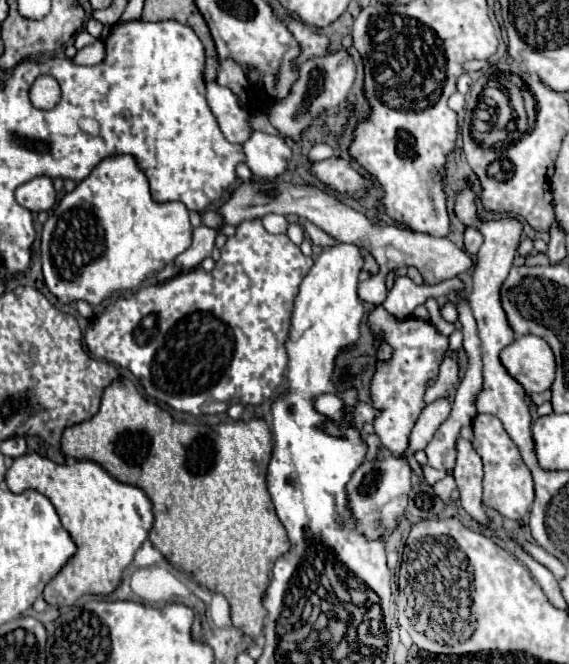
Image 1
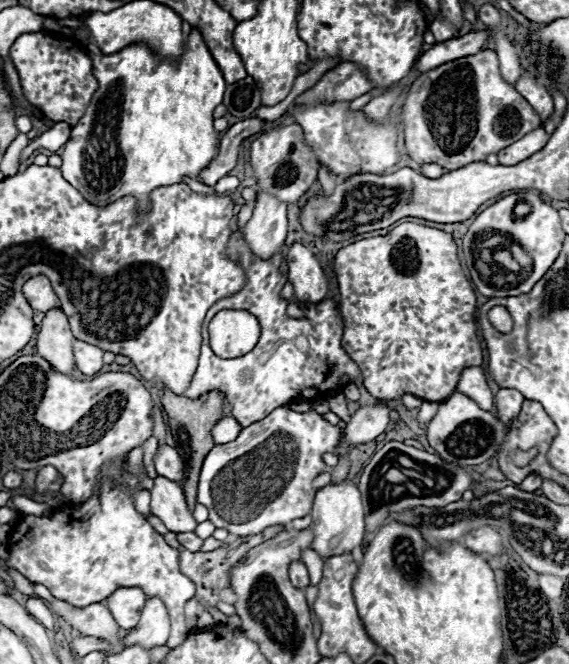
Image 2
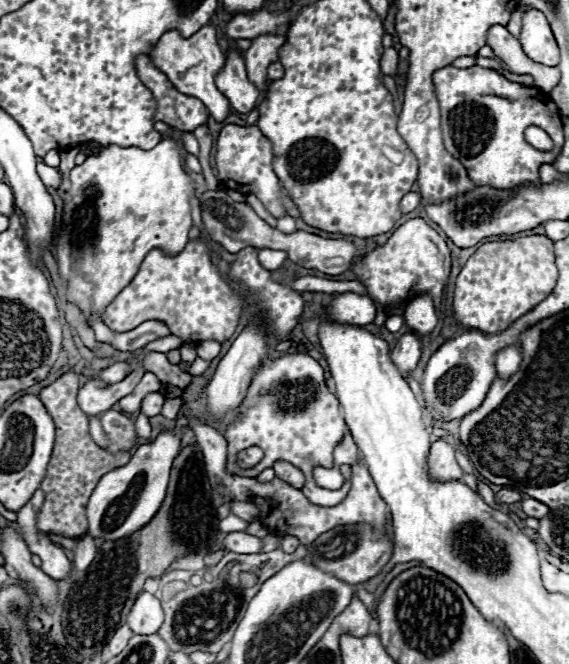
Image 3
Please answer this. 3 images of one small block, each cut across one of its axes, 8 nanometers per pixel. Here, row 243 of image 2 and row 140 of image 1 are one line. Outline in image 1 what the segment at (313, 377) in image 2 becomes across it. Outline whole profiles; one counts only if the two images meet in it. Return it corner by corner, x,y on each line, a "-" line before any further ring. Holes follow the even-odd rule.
210,82
206,86
206,100
224,136
230,142
244,144
252,134
252,128
248,126
248,116
244,116
244,108
240,108
236,96
228,88
220,88
216,82

